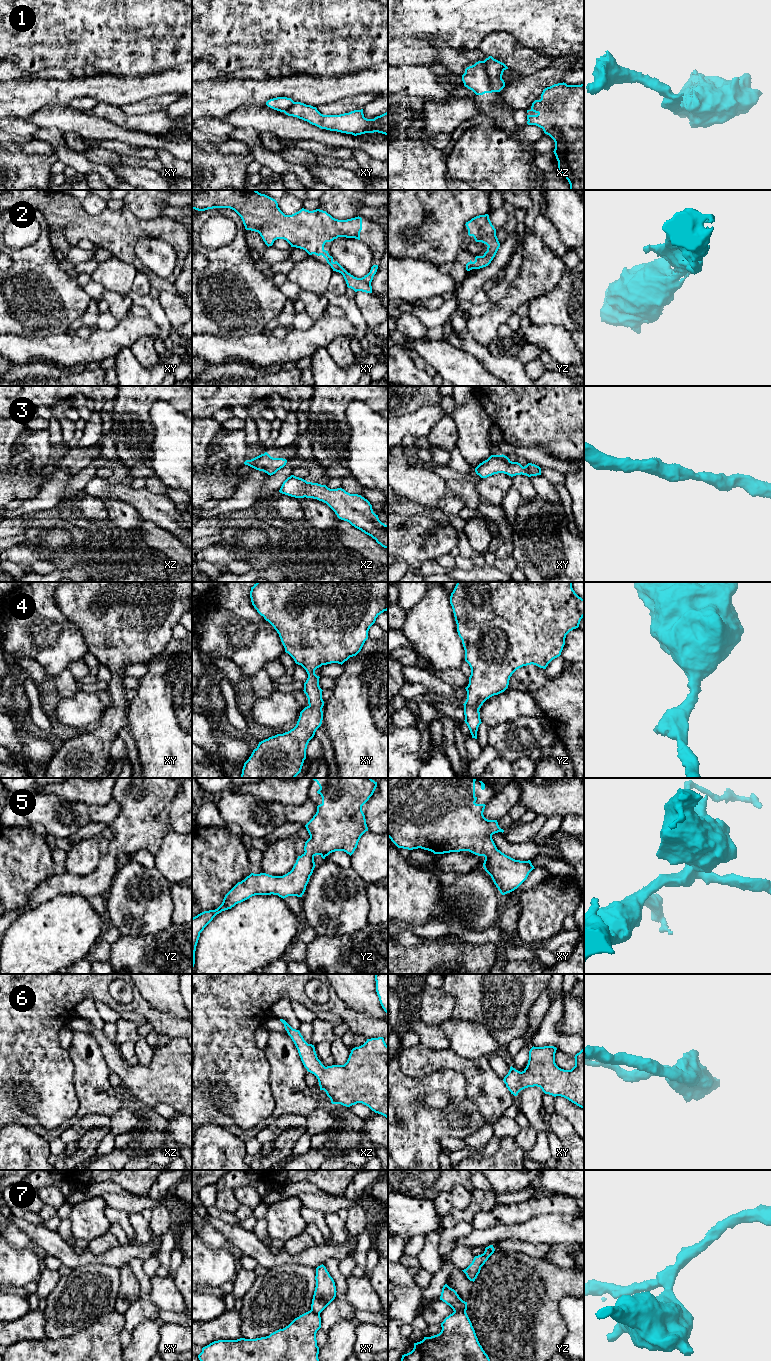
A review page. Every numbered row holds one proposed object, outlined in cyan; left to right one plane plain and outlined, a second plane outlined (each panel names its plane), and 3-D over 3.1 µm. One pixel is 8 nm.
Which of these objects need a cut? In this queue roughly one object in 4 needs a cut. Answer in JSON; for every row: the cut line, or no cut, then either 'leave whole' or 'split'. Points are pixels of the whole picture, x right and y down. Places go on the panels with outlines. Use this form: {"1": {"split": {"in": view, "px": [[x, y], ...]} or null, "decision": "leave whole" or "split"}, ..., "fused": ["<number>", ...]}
{"1": {"split": {"in": "xz", "px": [[483, 61], [489, 85], [494, 91]]}, "decision": "split"}, "2": {"split": null, "decision": "leave whole"}, "3": {"split": null, "decision": "leave whole"}, "4": {"split": null, "decision": "leave whole"}, "5": {"split": null, "decision": "leave whole"}, "6": {"split": null, "decision": "leave whole"}, "7": {"split": {"in": "yz", "px": [[454, 1310], [465, 1312]]}, "decision": "split"}, "fused": ["1", "7"]}

